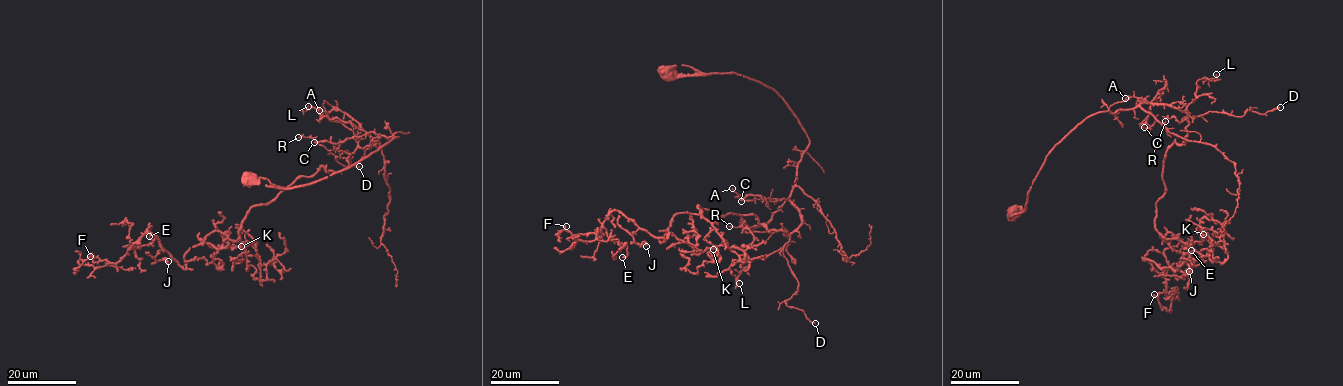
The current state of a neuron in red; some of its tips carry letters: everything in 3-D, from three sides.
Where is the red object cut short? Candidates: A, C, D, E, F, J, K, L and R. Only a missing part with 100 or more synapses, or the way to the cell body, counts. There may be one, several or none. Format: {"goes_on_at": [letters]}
{"goes_on_at": []}

